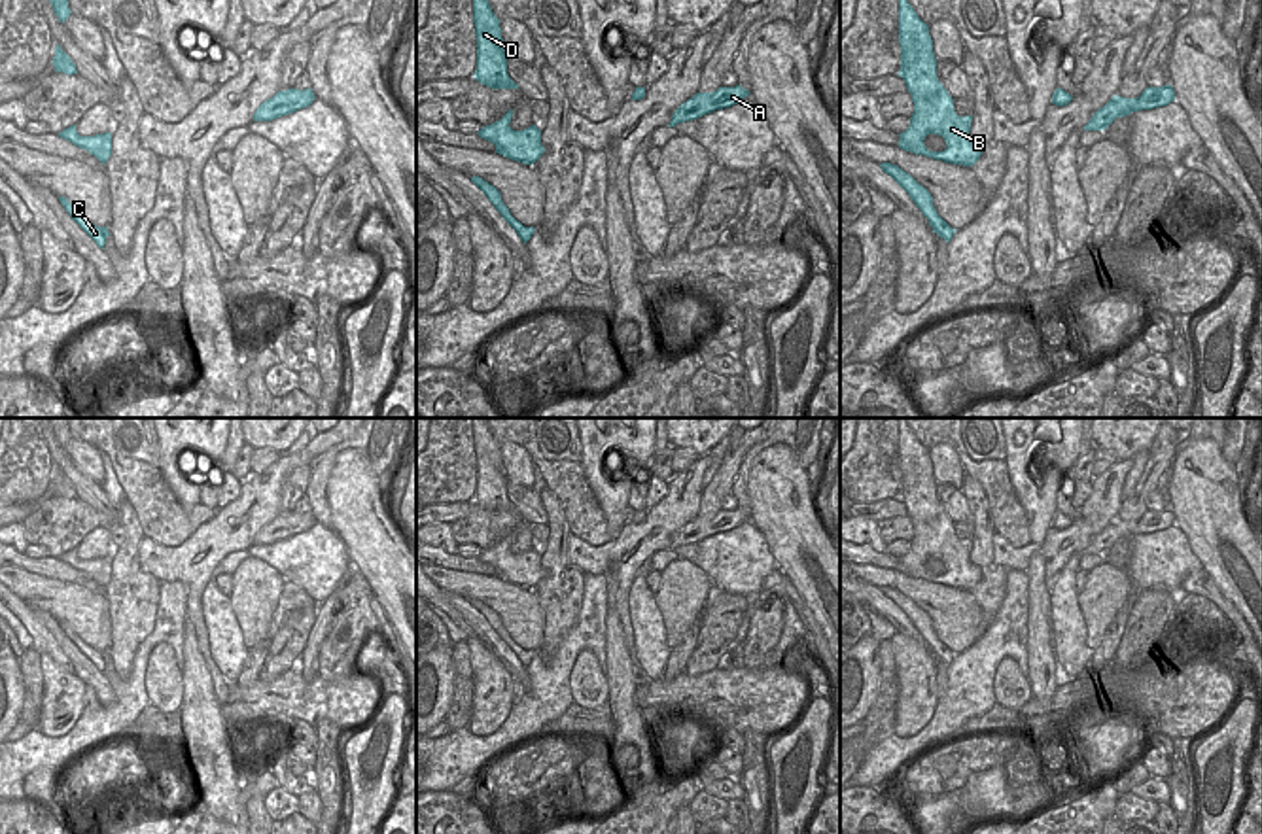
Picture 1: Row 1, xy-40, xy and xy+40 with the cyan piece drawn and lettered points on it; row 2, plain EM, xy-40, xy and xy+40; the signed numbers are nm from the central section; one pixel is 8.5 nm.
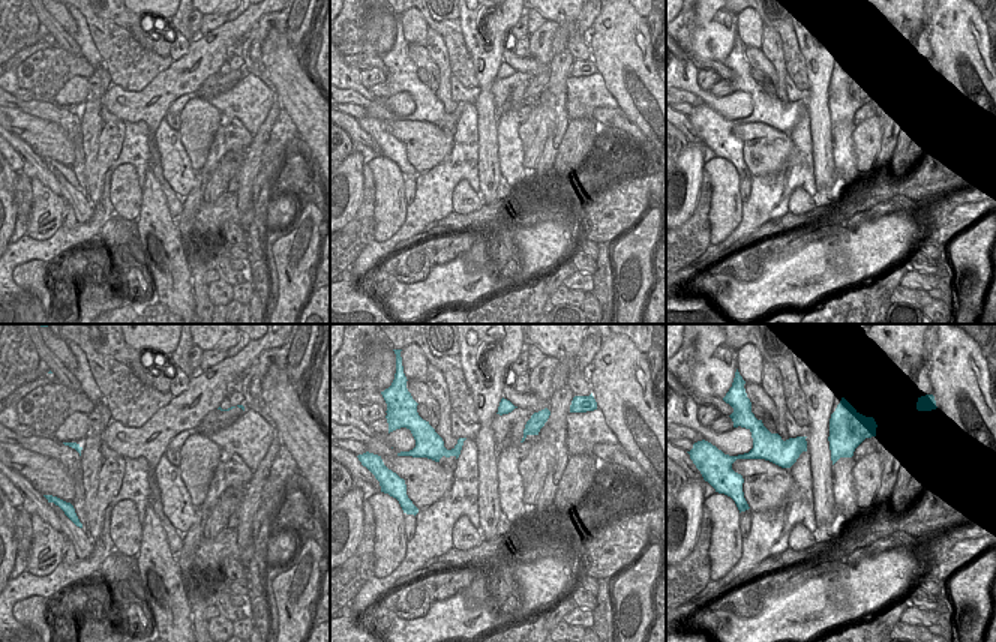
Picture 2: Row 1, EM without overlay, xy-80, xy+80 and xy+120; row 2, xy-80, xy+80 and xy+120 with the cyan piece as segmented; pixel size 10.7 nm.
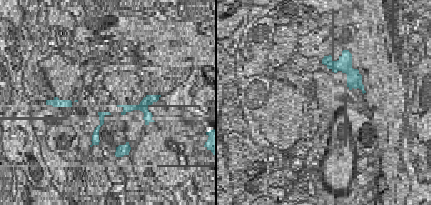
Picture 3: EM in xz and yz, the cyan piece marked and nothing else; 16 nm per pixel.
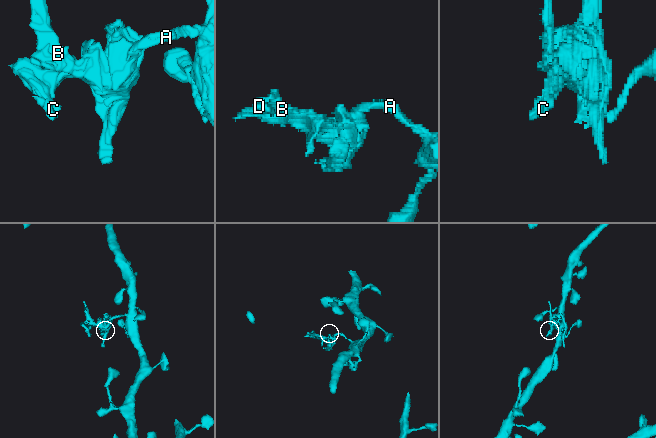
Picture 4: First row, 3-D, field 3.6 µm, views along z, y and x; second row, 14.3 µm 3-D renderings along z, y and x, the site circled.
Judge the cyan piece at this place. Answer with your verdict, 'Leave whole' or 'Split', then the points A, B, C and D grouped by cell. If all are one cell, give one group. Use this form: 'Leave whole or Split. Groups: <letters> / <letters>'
Split. Groups: A / B C D

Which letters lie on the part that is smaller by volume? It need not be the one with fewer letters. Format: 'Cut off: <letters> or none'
Cut off: B, C, D

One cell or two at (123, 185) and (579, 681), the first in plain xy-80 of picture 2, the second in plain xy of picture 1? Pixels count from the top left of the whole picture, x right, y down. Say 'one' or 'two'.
one

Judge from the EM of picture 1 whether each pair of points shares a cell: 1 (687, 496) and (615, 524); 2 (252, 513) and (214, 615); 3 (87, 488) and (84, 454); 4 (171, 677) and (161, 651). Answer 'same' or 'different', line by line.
1: different
2: different
3: different
4: same

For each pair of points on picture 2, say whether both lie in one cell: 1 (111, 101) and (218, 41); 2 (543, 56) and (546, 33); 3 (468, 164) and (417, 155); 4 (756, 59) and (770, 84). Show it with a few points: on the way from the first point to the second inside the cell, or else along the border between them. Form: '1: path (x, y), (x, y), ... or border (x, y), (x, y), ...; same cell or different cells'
1: path (138, 102), (152, 99), (185, 66), (191, 65); same cell
2: path (543, 50), (543, 39); same cell
3: border (453, 135), (450, 153), (419, 174); different cells
4: path (762, 65), (768, 71), (770, 78); same cell

